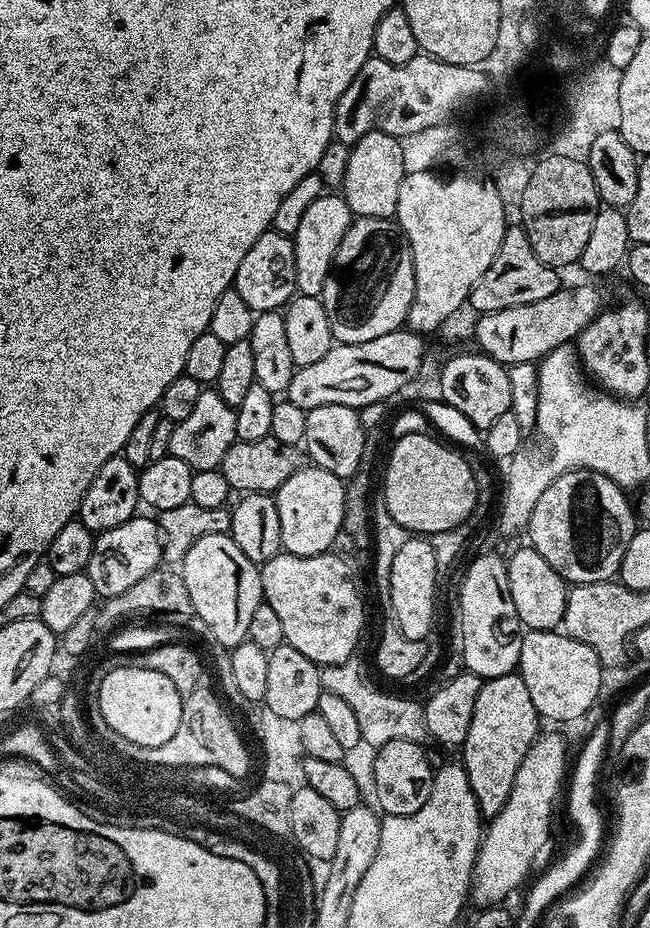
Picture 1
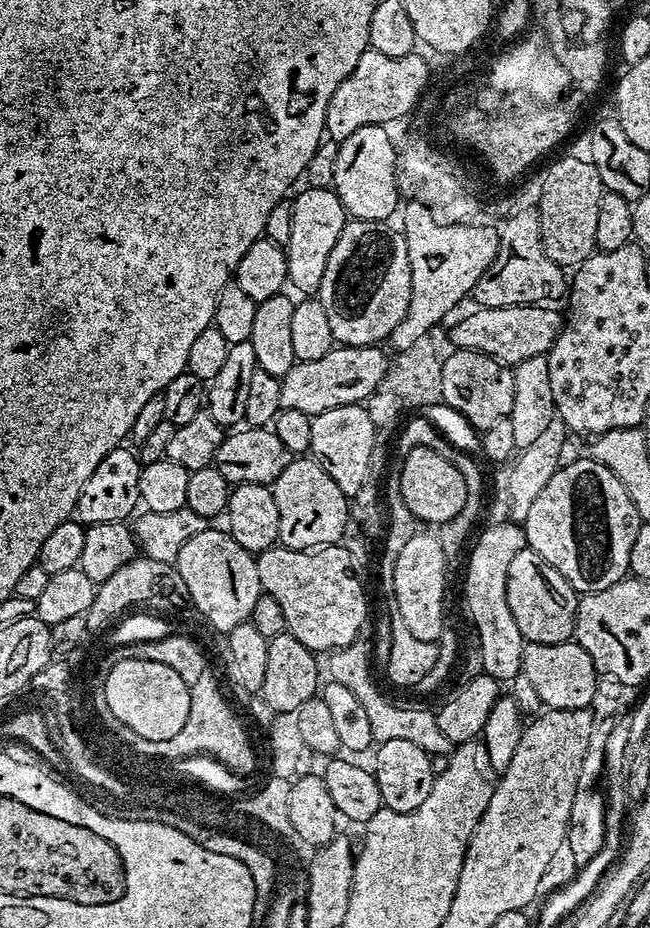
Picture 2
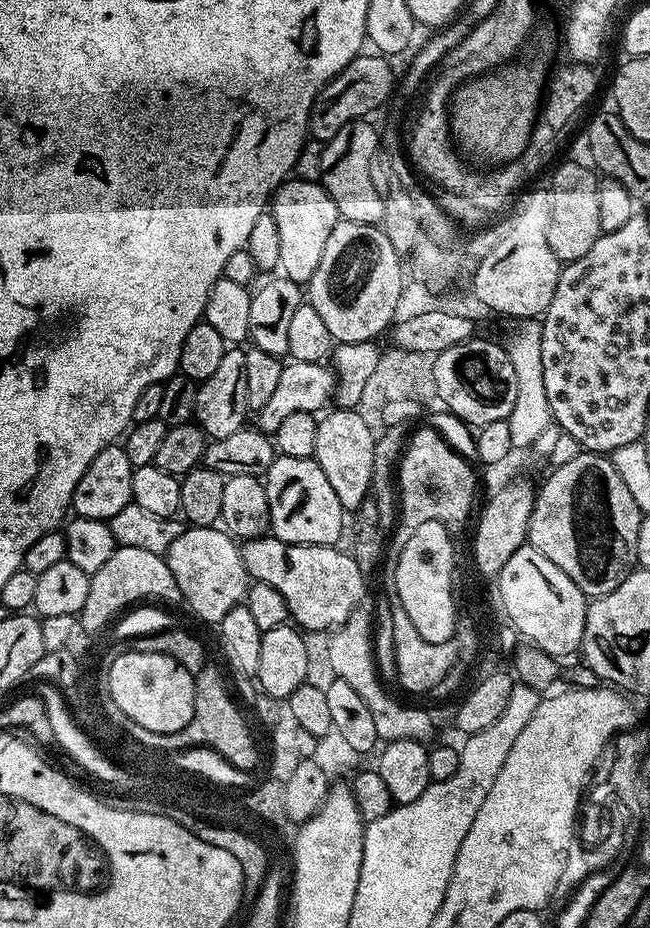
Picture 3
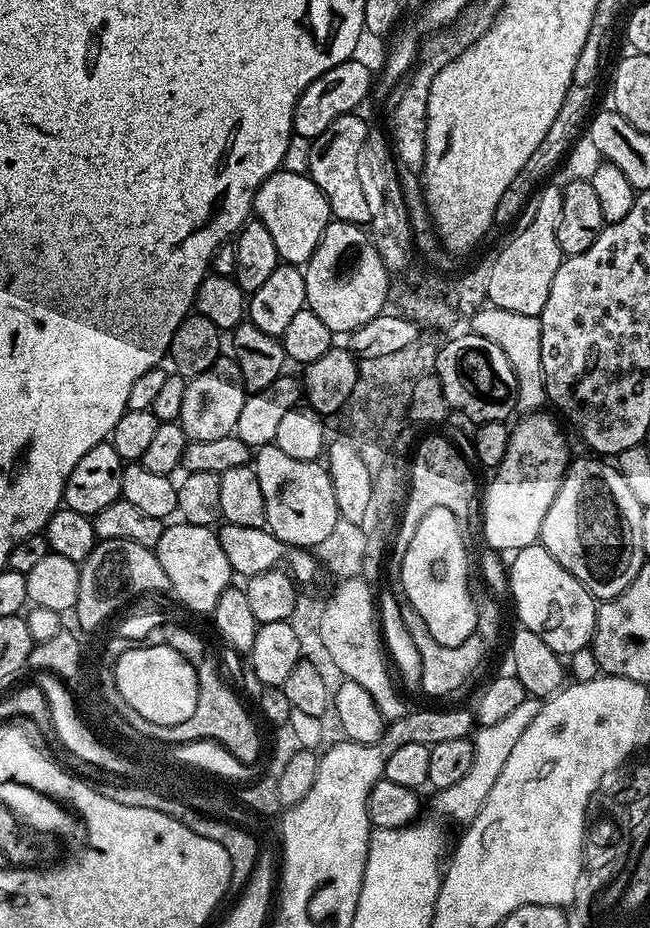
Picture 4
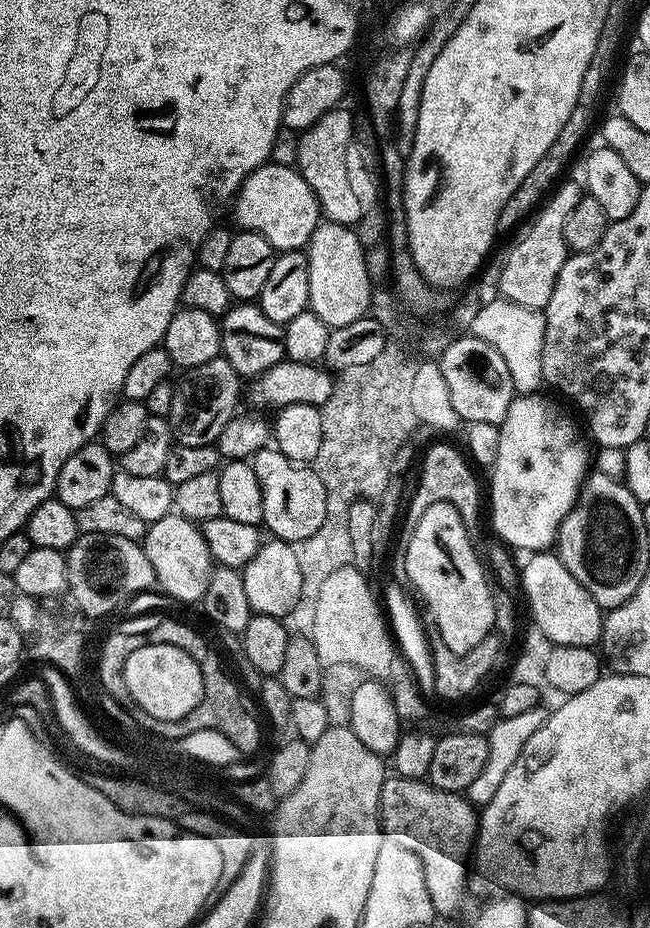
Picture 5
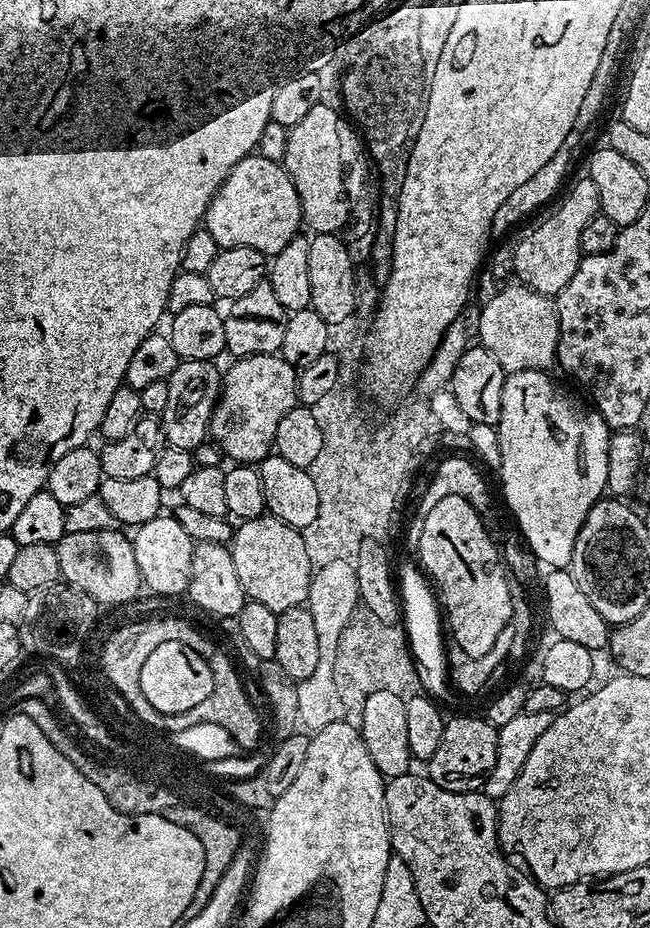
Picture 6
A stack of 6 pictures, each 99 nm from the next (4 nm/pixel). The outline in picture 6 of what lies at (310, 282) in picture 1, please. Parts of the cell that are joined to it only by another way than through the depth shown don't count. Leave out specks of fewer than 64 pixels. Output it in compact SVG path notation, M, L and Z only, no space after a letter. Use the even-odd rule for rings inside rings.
M253 154L242 158L226 174L226 178L208 203L202 226L214 238L219 249L250 246L265 258L277 256L301 231L302 217L298 190L288 177L283 163Z

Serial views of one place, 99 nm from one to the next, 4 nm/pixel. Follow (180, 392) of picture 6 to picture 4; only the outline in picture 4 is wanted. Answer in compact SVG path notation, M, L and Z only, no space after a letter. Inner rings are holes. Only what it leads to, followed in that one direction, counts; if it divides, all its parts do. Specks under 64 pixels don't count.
M221 355L214 366L210 366L210 370L202 370L202 374L188 380L178 423L188 435L189 441L214 442L214 438L226 438L236 431L238 414L242 414L245 395L240 365L231 355Z

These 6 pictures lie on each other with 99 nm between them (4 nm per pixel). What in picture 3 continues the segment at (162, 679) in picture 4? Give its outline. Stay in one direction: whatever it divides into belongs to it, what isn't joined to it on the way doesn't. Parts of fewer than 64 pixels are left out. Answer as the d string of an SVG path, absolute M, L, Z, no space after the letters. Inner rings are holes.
M127 652L124 660L116 660L116 668L112 668L112 689L109 692L110 696L120 700L118 710L146 730L177 732L194 718L195 675L166 654Z

